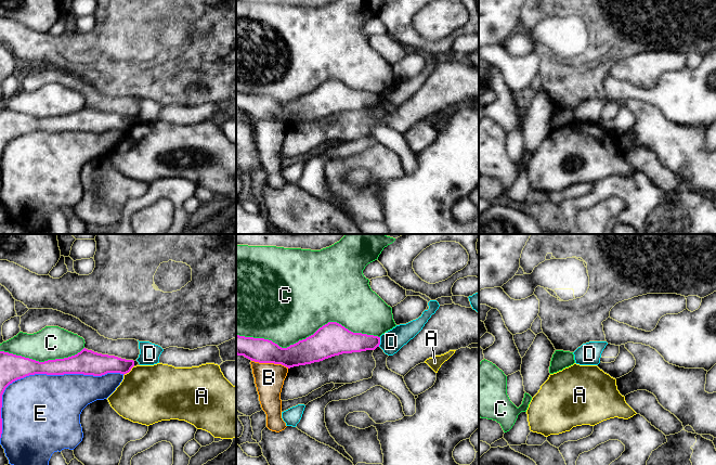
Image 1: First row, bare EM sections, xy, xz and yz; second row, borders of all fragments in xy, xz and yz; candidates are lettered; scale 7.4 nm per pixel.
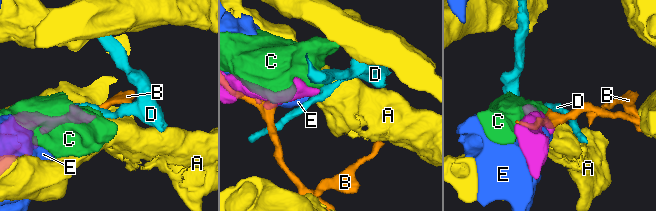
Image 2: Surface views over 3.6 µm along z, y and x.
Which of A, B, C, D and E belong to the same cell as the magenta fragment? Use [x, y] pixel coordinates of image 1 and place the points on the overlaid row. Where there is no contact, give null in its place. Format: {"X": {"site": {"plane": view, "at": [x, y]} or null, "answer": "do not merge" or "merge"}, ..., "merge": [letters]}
{"A": {"site": {"plane": "xy", "at": [129, 371]}, "answer": "do not merge"}, "B": {"site": {"plane": "xz", "at": [270, 362]}, "answer": "do not merge"}, "C": {"site": {"plane": "xz", "at": [308, 337]}, "answer": "do not merge"}, "D": {"site": {"plane": "xz", "at": [379, 341]}, "answer": "do not merge"}, "E": {"site": {"plane": "xy", "at": [39, 373]}, "answer": "do not merge"}, "merge": []}

